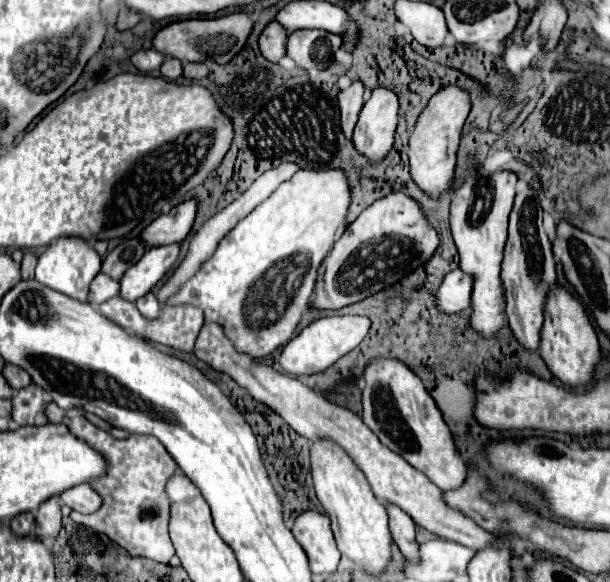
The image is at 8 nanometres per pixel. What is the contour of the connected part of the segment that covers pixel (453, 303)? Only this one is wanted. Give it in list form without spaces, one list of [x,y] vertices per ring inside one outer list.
[[[462,269],[450,271],[438,291],[438,307],[444,313],[460,313],[472,303],[472,283],[474,277]]]

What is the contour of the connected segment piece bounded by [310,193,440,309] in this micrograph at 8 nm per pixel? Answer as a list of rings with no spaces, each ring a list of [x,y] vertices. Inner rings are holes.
[[[388,193],[366,207],[334,243],[316,279],[316,295],[310,307],[342,309],[358,303],[386,287],[398,283],[404,275],[428,263],[440,245],[436,229],[430,225],[416,199],[404,193]]]

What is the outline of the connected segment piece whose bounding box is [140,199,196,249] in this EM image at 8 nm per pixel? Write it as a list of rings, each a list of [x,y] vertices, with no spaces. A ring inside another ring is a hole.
[[[184,201],[182,205],[176,205],[168,215],[160,215],[156,221],[152,221],[142,233],[140,239],[144,245],[160,247],[170,243],[180,243],[188,233],[196,217],[196,201]]]

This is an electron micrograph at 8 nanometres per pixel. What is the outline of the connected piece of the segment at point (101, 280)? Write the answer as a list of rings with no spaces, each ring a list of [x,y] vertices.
[[[98,273],[98,275],[94,277],[94,281],[90,283],[88,301],[90,301],[92,305],[100,305],[100,303],[116,297],[116,295],[118,295],[118,289],[120,289],[120,287],[118,287],[118,281],[112,281],[112,279],[108,279],[104,273]]]

